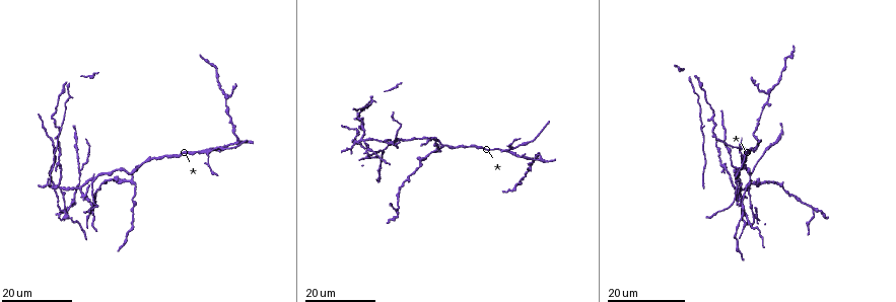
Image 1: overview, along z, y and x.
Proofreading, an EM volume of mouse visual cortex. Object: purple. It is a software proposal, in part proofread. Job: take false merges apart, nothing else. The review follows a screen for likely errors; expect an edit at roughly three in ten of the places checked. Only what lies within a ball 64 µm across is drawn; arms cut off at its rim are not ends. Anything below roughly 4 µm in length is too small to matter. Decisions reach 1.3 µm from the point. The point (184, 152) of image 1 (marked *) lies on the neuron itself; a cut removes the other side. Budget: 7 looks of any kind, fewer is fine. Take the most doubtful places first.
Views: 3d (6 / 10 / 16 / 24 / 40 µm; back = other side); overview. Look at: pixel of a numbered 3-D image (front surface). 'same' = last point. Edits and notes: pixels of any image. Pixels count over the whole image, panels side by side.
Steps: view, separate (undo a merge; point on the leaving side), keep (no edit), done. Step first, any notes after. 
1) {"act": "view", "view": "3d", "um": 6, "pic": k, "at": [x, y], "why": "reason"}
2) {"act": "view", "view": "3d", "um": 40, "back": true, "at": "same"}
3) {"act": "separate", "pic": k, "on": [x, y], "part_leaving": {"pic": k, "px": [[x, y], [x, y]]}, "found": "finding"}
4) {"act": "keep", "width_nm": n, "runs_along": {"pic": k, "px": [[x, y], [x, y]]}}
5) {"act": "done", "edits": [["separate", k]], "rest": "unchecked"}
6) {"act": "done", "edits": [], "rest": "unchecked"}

{"act": "view", "view": "3d", "um": 16, "pic": 1, "at": [92, 180]}

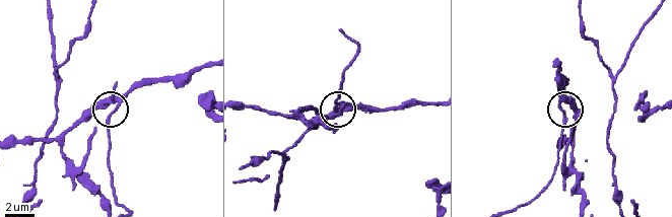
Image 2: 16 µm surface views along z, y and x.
{"act": "view", "view": "3d", "um": 6, "pic": 2, "at": [340, 110], "why": "closer look"}

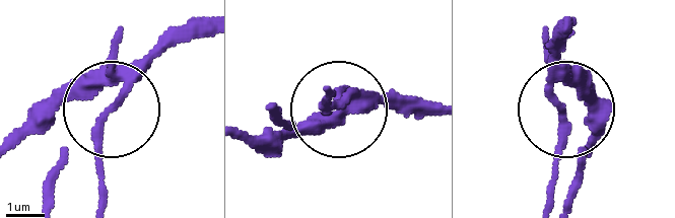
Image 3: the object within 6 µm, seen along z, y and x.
{"act": "keep", "runs_along": {"pic": 3, "px": [[201, 17], [107, 121], [104, 199]]}, "found": "one neuron here"}

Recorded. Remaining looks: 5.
{"act": "view", "view": "3d", "um": 16, "pic": 1, "at": [359, 139]}

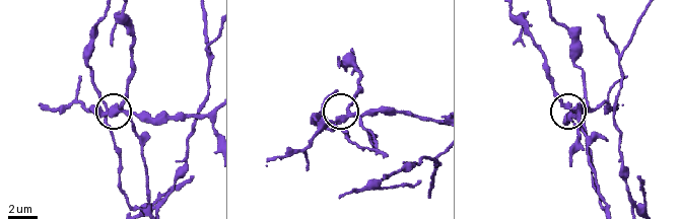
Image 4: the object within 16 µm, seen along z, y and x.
{"act": "view", "view": "3d", "um": 10, "pic": 4, "at": [571, 106]}

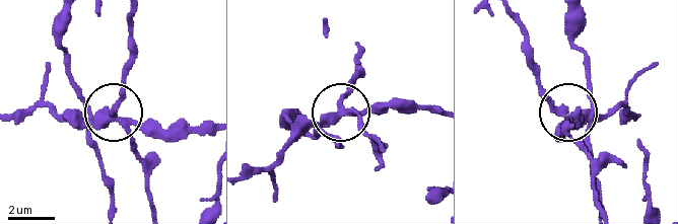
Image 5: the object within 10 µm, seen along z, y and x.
{"act": "separate", "pic": 5, "on": [136, 147], "width_nm": 310, "found": "a second neuron is stuck on"}

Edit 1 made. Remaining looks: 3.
{"act": "view", "view": "overview"}

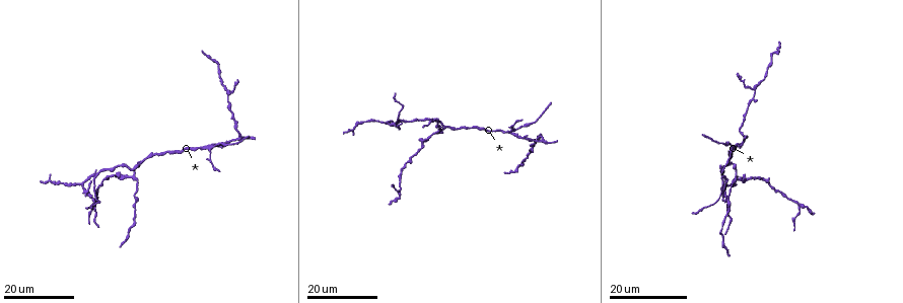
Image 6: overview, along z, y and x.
{"act": "view", "view": "3d", "um": 16, "pic": 6, "at": [143, 161], "why": "a fork"}

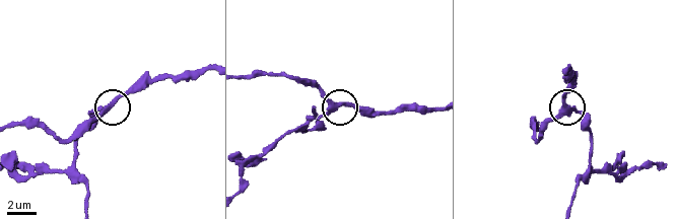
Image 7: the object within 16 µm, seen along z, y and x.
{"act": "view", "view": "3d", "um": 10, "pic": 7, "at": [102, 113], "why": "closer look"}

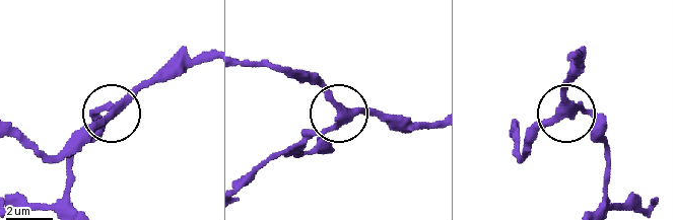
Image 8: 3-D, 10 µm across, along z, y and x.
{"act": "keep", "arms": 3, "runs_along": {"pic": 8, "px": [[431, 125], [391, 125], [367, 114], [344, 114], [306, 74]]}, "found": "one neuron here"}

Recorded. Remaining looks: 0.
{"act": "done", "edits": [["separate", 5]], "rest": "unchecked"}

